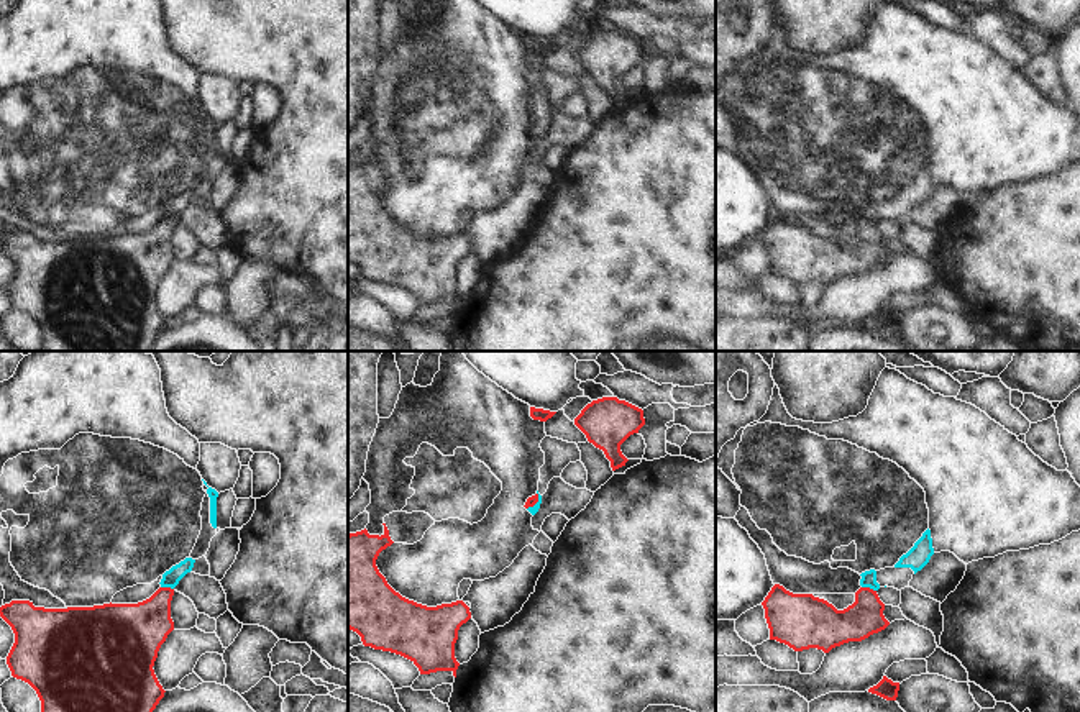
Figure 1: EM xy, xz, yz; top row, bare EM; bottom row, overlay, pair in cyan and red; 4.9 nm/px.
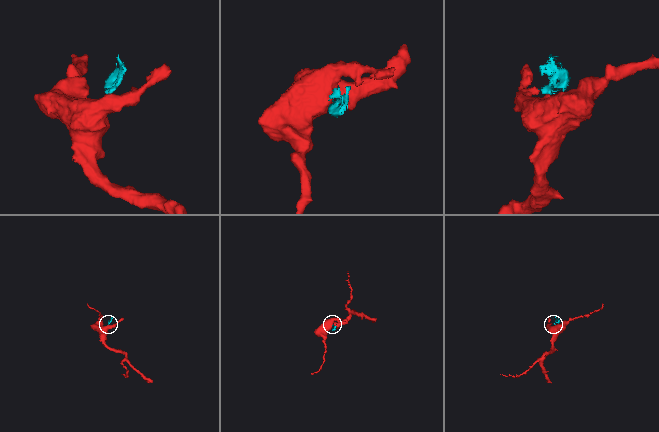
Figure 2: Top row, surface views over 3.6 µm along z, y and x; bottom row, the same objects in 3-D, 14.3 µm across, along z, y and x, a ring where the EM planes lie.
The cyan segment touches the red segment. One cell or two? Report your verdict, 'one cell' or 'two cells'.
two cells

